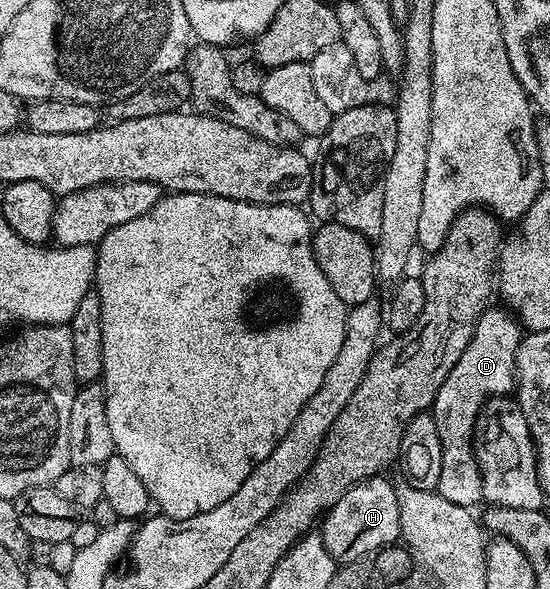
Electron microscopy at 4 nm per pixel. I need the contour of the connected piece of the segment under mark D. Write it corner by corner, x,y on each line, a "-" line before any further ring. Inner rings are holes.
489,308
484,311
484,315
480,317
478,324
474,328
474,336
470,336
470,344
466,344
466,352
462,352
462,356
458,356
458,364
454,364
454,368
450,368
450,376
446,376
446,380
442,380
442,388
438,388
438,396
434,400
430,411
434,424
438,428
438,440
442,440
442,476
438,476
438,484
435,491
437,494
446,496
446,500
450,500
450,504
458,504
459,506
467,506
469,508
475,507
475,502
479,503
483,499
482,472
479,471
479,462
476,459
476,447
474,445
474,439
477,437
478,419
489,399
511,395
516,384
516,357
520,347
522,327
511,310
507,308
499,309

